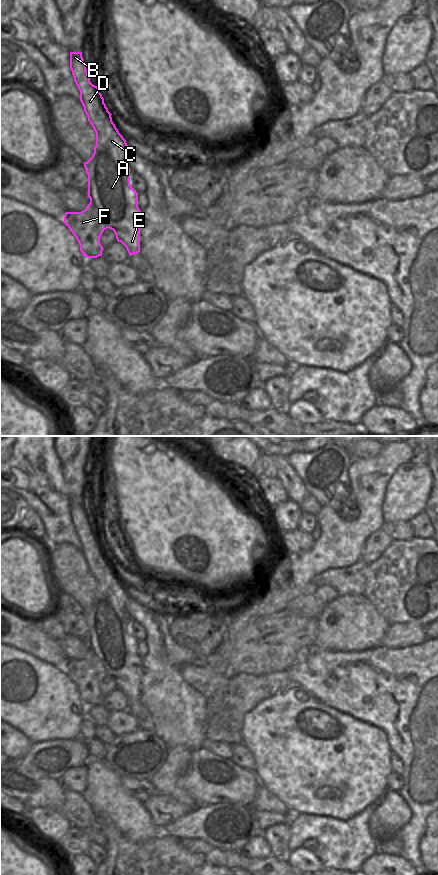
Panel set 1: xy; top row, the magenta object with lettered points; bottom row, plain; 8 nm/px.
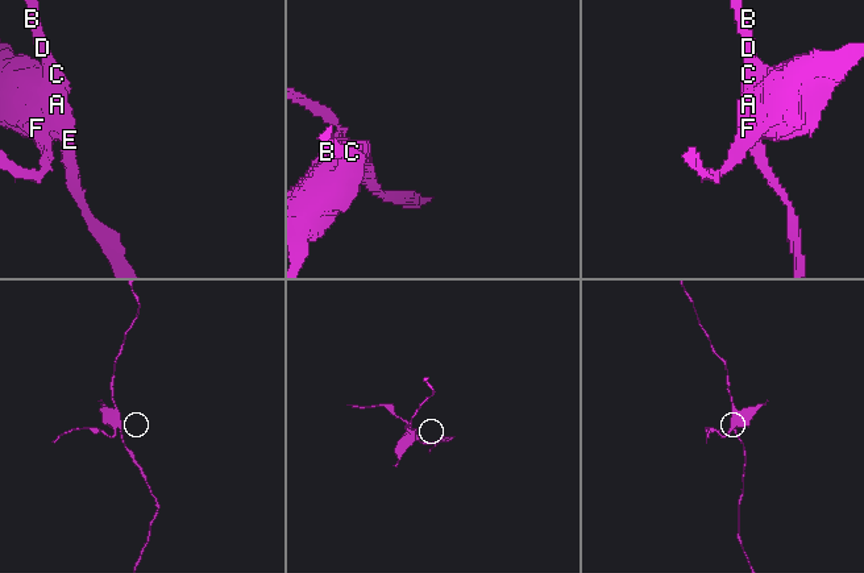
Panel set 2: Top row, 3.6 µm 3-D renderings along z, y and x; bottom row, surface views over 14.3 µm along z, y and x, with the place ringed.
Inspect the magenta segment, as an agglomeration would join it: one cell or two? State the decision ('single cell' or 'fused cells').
fused cells

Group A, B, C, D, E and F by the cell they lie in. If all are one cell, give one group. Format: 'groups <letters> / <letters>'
groups A B C D E / F

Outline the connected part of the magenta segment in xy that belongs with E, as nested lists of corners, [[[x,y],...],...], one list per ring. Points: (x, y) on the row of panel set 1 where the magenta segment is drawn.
[[[70,52],[70,69],[80,91],[80,101],[96,133],[96,145],[92,157],[84,162],[88,175],[88,197],[104,215],[108,228],[113,230],[118,242],[127,249],[129,255],[140,252],[140,215],[138,193],[130,185],[130,167],[126,161],[128,145],[112,121],[100,88],[90,82],[90,77],[82,57],[82,52]]]

